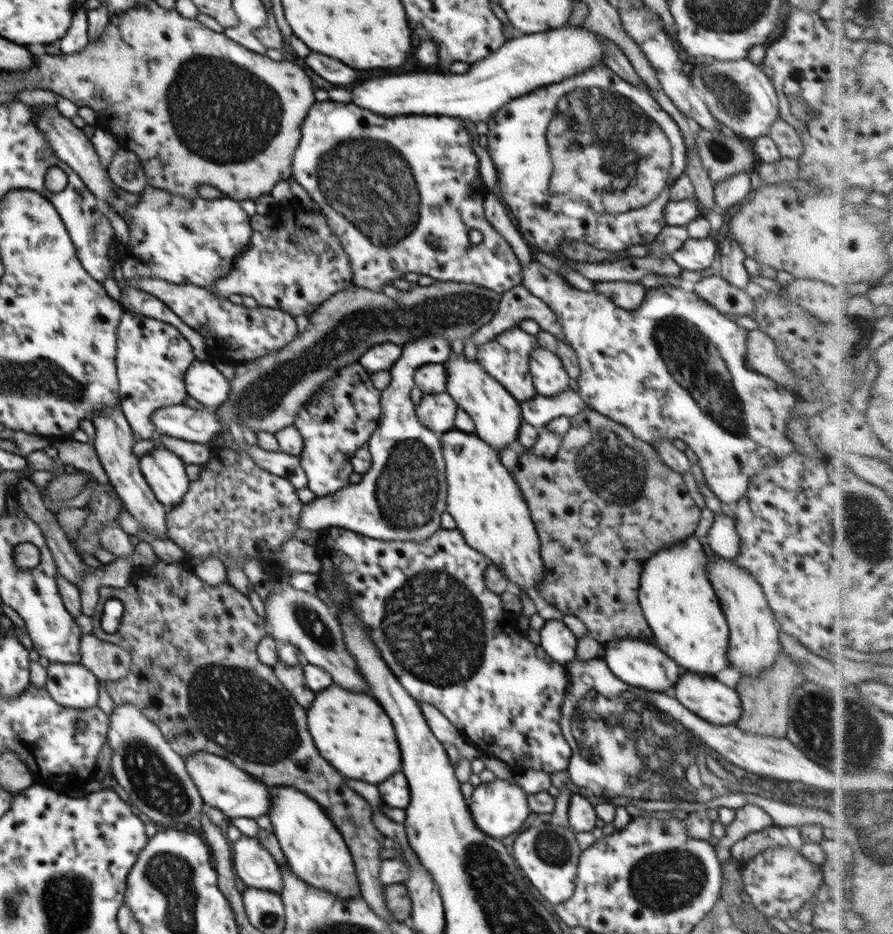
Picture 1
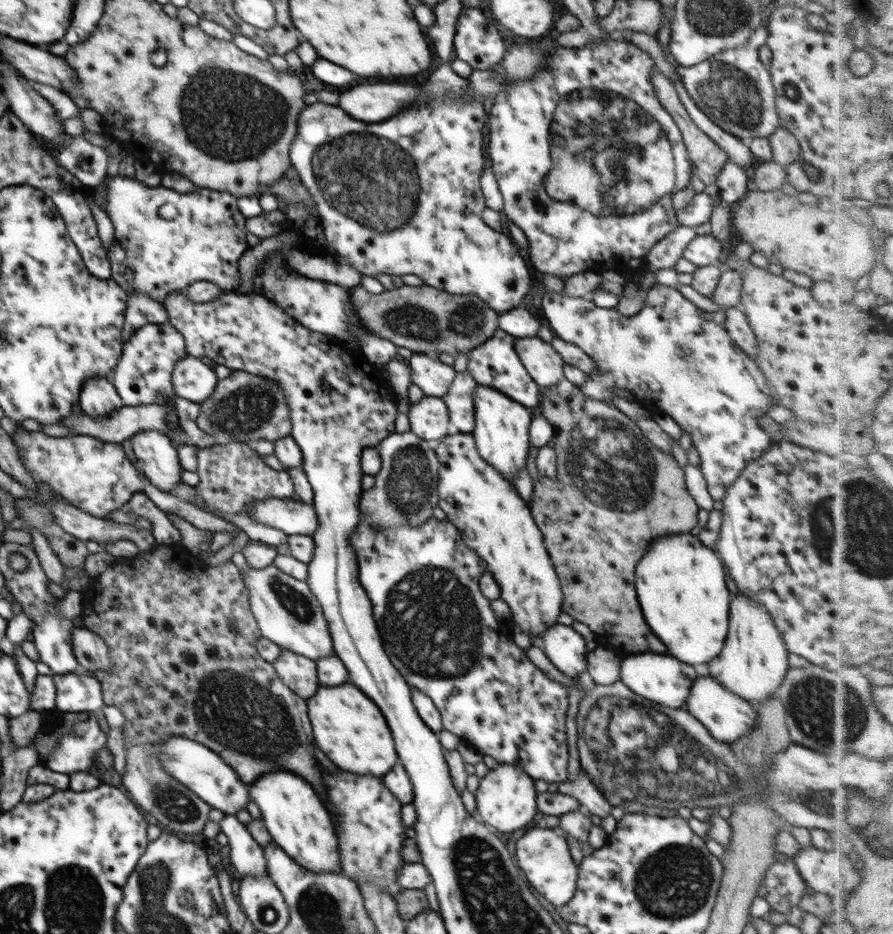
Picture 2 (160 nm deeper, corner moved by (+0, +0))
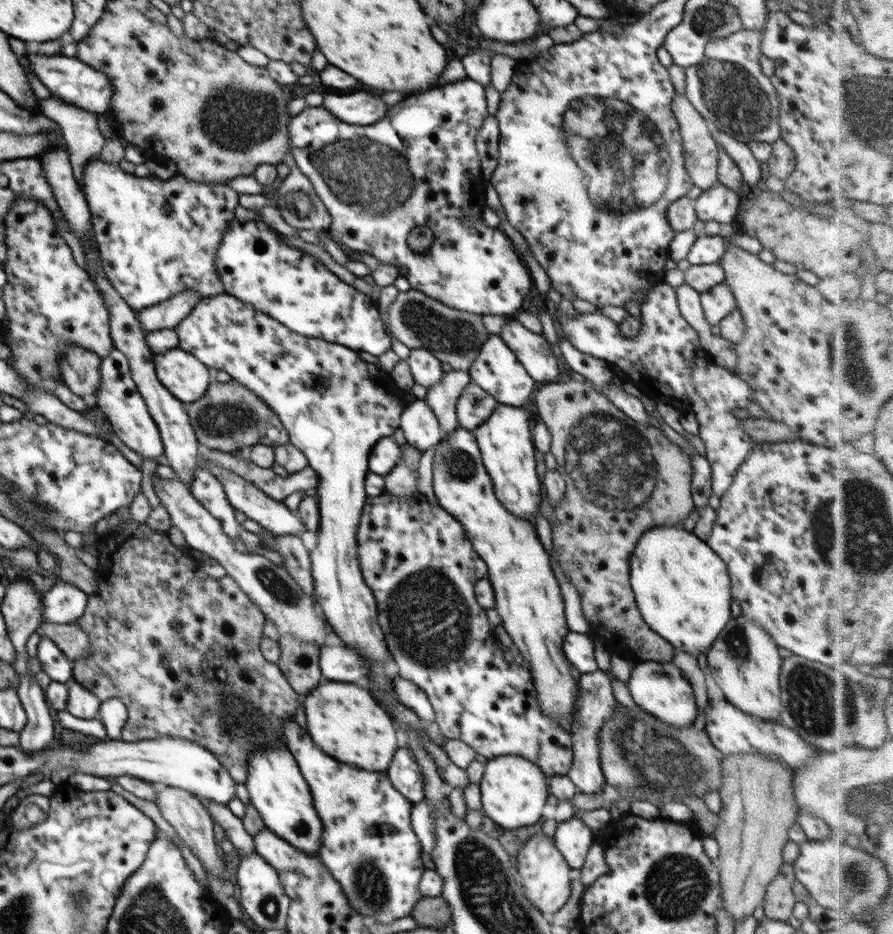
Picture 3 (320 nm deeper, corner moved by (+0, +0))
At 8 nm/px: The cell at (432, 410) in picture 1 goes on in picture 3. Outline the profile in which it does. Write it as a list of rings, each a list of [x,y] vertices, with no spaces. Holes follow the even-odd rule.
[[[420,399],[406,405],[398,427],[402,429],[407,444],[420,452],[436,446],[444,435],[434,411]]]

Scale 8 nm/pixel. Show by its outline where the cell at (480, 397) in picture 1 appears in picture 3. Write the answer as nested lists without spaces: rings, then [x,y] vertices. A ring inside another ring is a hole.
[[[498,403],[491,417],[476,428],[473,433],[476,437],[486,472],[492,479],[494,492],[498,500],[512,515],[523,518],[534,525],[536,517],[541,513],[541,482],[538,479],[538,475],[536,475],[536,460],[534,459],[534,451],[536,451],[536,448],[533,443],[533,436],[530,433],[530,426],[528,425],[533,418],[534,415],[528,416],[526,411],[520,407]]]

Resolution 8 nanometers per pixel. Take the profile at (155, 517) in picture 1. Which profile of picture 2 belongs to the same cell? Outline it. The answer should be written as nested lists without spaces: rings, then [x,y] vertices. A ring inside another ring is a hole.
[[[92,378],[84,381],[78,401],[82,412],[92,418],[107,417],[111,412],[126,405],[112,381],[107,378]]]

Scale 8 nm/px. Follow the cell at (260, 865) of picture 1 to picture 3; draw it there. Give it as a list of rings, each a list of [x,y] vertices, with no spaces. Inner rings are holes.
[[[194,795],[210,813],[214,824],[224,829],[226,840],[229,840],[239,853],[240,859],[255,853],[253,836],[246,832],[243,820],[238,818],[228,807],[209,798]]]

